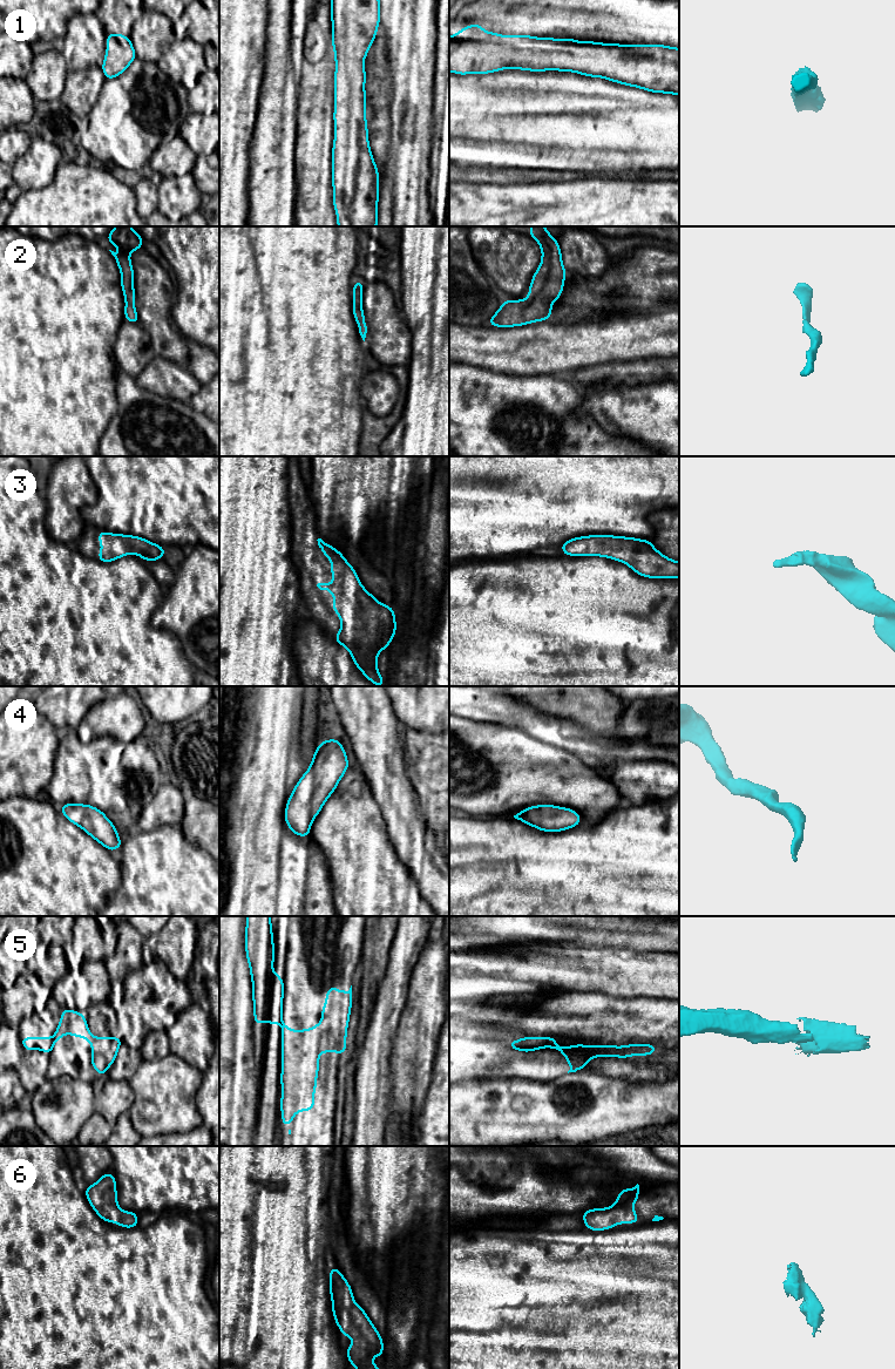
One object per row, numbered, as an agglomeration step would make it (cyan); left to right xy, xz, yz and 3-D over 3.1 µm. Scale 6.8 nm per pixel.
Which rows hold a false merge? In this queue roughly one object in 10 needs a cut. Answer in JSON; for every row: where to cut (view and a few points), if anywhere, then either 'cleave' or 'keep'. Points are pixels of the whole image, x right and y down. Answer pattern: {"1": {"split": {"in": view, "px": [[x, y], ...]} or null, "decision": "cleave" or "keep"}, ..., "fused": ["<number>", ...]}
{"1": {"split": null, "decision": "keep"}, "2": {"split": null, "decision": "keep"}, "3": {"split": null, "decision": "keep"}, "4": {"split": null, "decision": "keep"}, "5": {"split": {"in": "yz", "px": [[556, 1044], [553, 1049]]}, "decision": "cleave"}, "6": {"split": null, "decision": "keep"}, "fused": ["5"]}

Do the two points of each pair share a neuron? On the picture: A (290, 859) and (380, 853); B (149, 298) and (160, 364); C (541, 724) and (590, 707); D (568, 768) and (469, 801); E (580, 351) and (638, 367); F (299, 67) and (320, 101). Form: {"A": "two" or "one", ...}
{"A": "two", "B": "two", "C": "two", "D": "one", "E": "two", "F": "one"}

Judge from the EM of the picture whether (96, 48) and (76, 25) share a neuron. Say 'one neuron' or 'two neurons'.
one neuron

